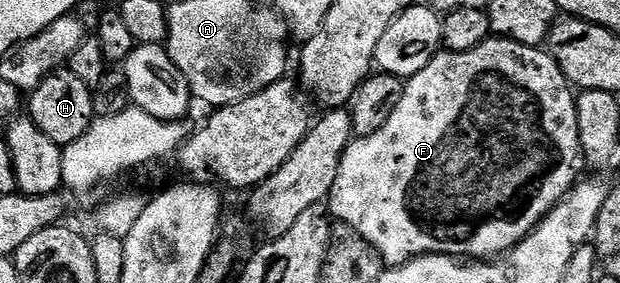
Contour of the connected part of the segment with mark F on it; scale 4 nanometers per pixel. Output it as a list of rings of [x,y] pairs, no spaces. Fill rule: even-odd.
[[[489,37],[478,48],[466,52],[441,52],[422,72],[418,72],[404,83],[402,100],[394,108],[390,120],[369,138],[356,138],[348,143],[340,161],[334,188],[328,193],[326,205],[336,222],[345,222],[366,239],[380,253],[385,267],[405,266],[413,258],[424,254],[447,254],[457,260],[496,260],[513,250],[520,241],[531,234],[556,205],[571,192],[581,177],[582,155],[579,140],[577,95],[559,64],[548,52],[535,46],[523,46],[508,38]]]

